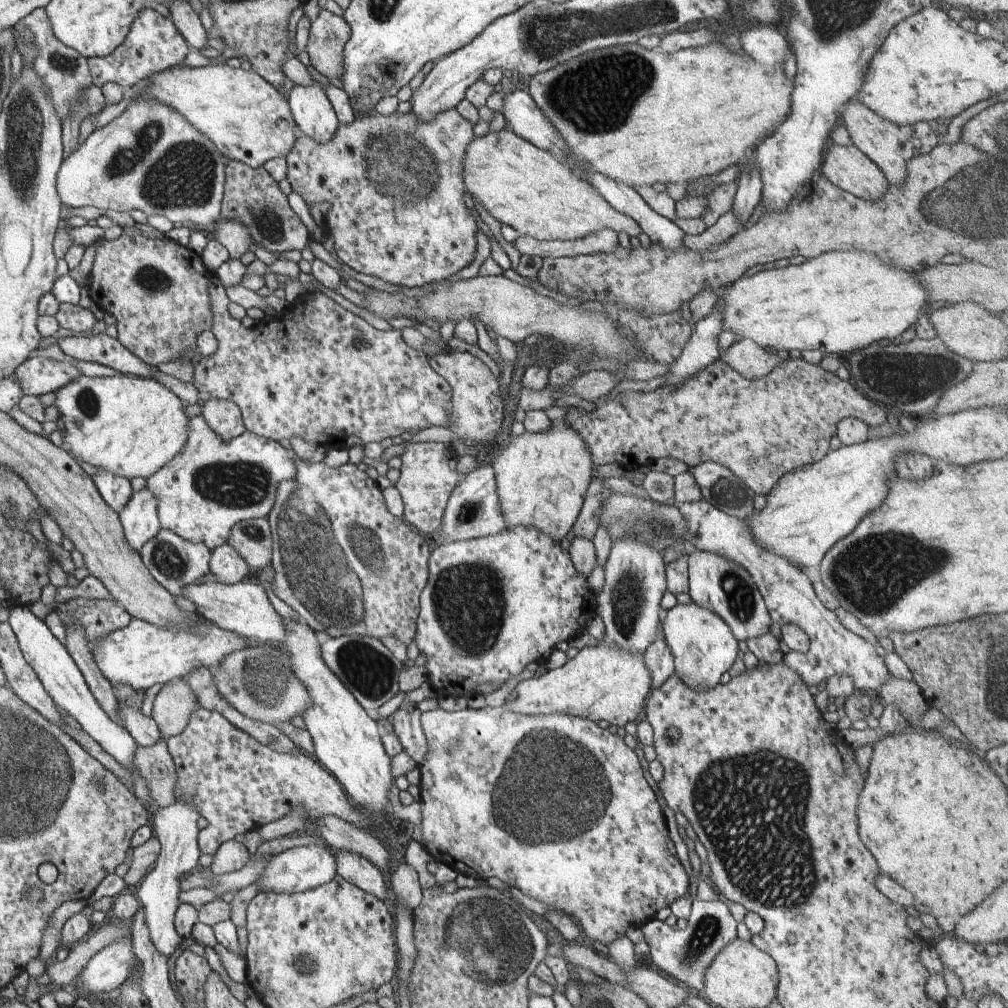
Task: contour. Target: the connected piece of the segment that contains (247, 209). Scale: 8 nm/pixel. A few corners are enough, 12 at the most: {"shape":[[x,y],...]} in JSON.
{"shape":[[228,161],[220,219],[254,247],[302,251],[309,231],[266,168]]}

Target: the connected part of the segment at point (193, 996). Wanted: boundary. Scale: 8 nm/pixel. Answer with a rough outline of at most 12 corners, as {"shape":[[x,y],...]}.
{"shape":[[185,949],[174,964],[184,1001],[204,1005],[212,972],[206,958]]}

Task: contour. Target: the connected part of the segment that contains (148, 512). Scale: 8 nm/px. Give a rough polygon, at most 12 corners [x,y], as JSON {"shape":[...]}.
{"shape":[[135,492],[120,513],[130,548],[161,532],[158,498]]}

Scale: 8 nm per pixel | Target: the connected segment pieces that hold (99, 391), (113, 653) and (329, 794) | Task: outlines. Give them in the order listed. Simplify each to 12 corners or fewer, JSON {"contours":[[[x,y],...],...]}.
{"contours":[[[131,375],[55,392],[64,446],[148,479],[189,443],[188,405]],[[132,618],[91,645],[115,687],[215,670],[248,640],[214,623]],[[196,708],[164,739],[215,856],[298,810],[380,822],[310,756]]]}

